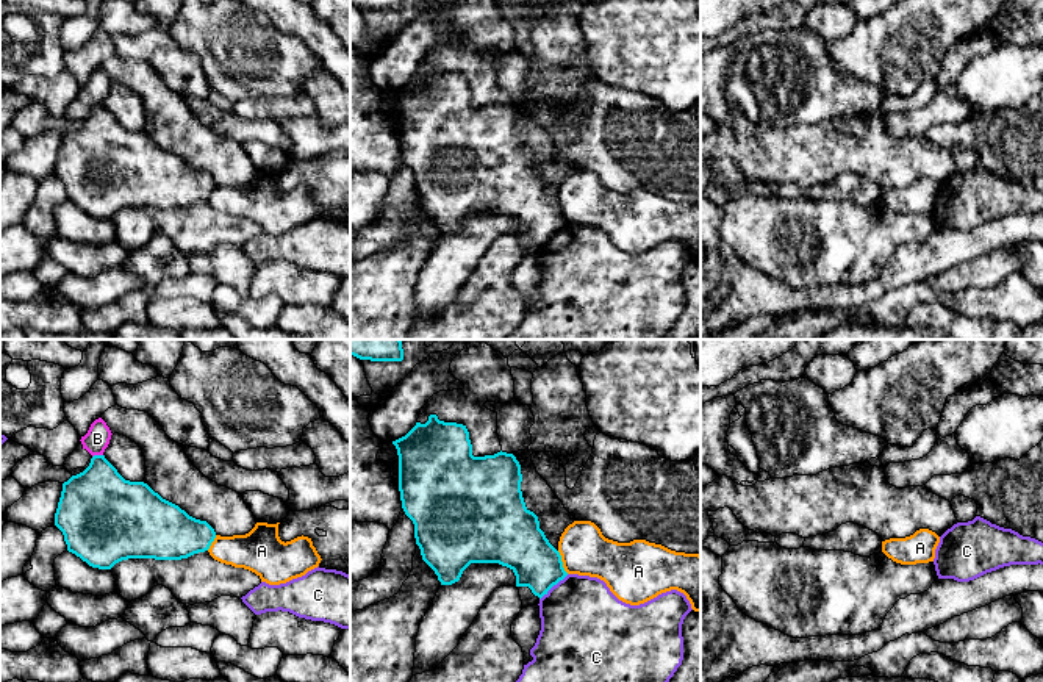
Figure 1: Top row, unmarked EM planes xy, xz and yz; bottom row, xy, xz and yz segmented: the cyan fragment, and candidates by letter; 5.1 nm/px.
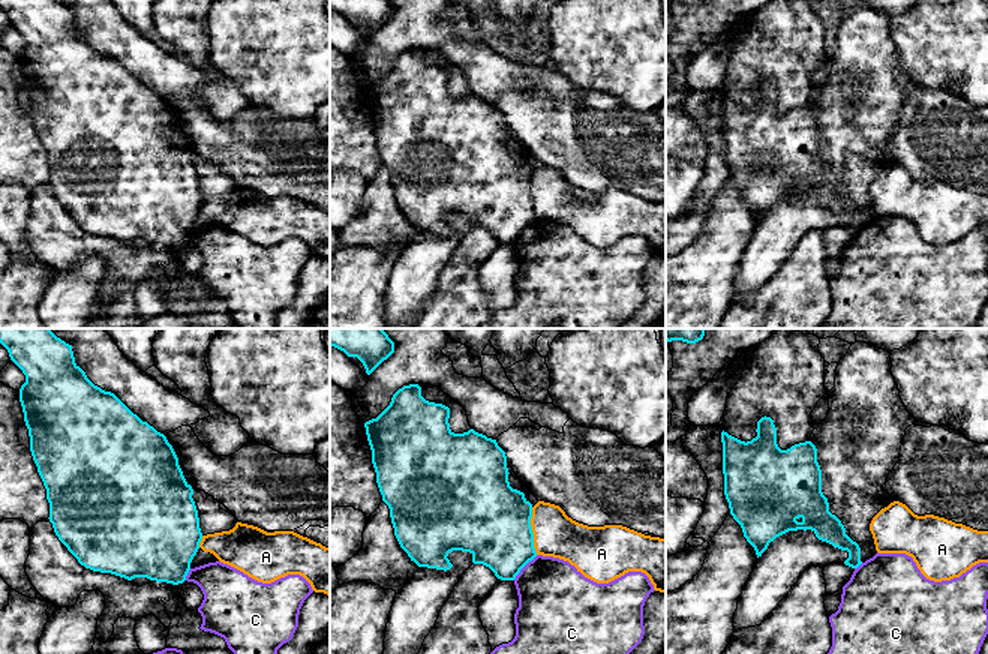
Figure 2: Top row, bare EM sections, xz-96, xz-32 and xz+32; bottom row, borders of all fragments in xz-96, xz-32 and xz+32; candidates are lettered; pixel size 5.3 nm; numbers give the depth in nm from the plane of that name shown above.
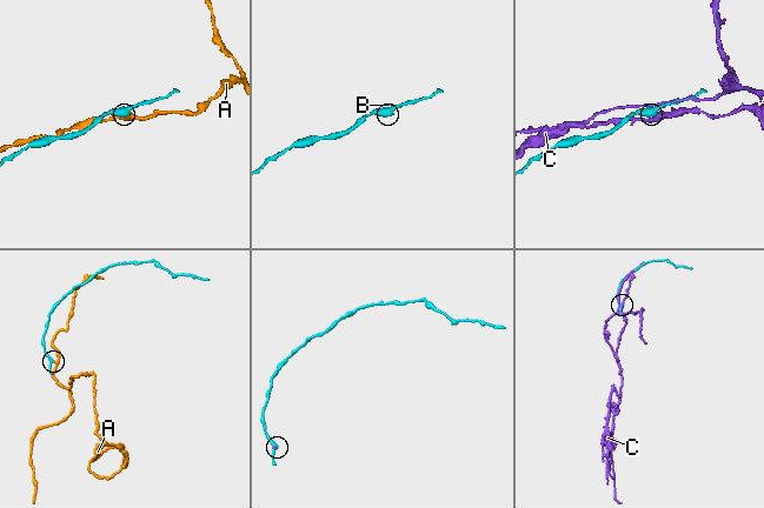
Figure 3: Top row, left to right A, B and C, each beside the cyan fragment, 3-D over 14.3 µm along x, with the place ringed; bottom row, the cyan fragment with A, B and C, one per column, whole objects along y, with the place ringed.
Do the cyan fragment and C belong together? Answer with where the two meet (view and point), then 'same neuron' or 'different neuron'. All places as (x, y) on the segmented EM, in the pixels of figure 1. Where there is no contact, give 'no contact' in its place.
xz (554, 584) | different neuron

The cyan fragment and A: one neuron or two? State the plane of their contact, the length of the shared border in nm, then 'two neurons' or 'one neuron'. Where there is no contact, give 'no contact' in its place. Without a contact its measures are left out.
meets cyan in xz; contact 130 nm long; two neurons

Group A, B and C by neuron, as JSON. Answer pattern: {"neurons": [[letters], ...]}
{"neurons": [["A"], ["B"], ["C"]]}

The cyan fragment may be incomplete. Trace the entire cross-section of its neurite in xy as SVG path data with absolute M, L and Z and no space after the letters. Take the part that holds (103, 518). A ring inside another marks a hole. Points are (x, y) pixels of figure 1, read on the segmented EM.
M94 455L89 466L63 483L55 513L67 551L92 568L111 569L128 558L181 560L210 549L214 529L163 499L144 482L125 480L105 458Z

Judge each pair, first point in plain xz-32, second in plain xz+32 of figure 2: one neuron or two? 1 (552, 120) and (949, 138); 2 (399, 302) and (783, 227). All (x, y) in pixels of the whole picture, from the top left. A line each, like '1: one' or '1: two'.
1: one
2: one

